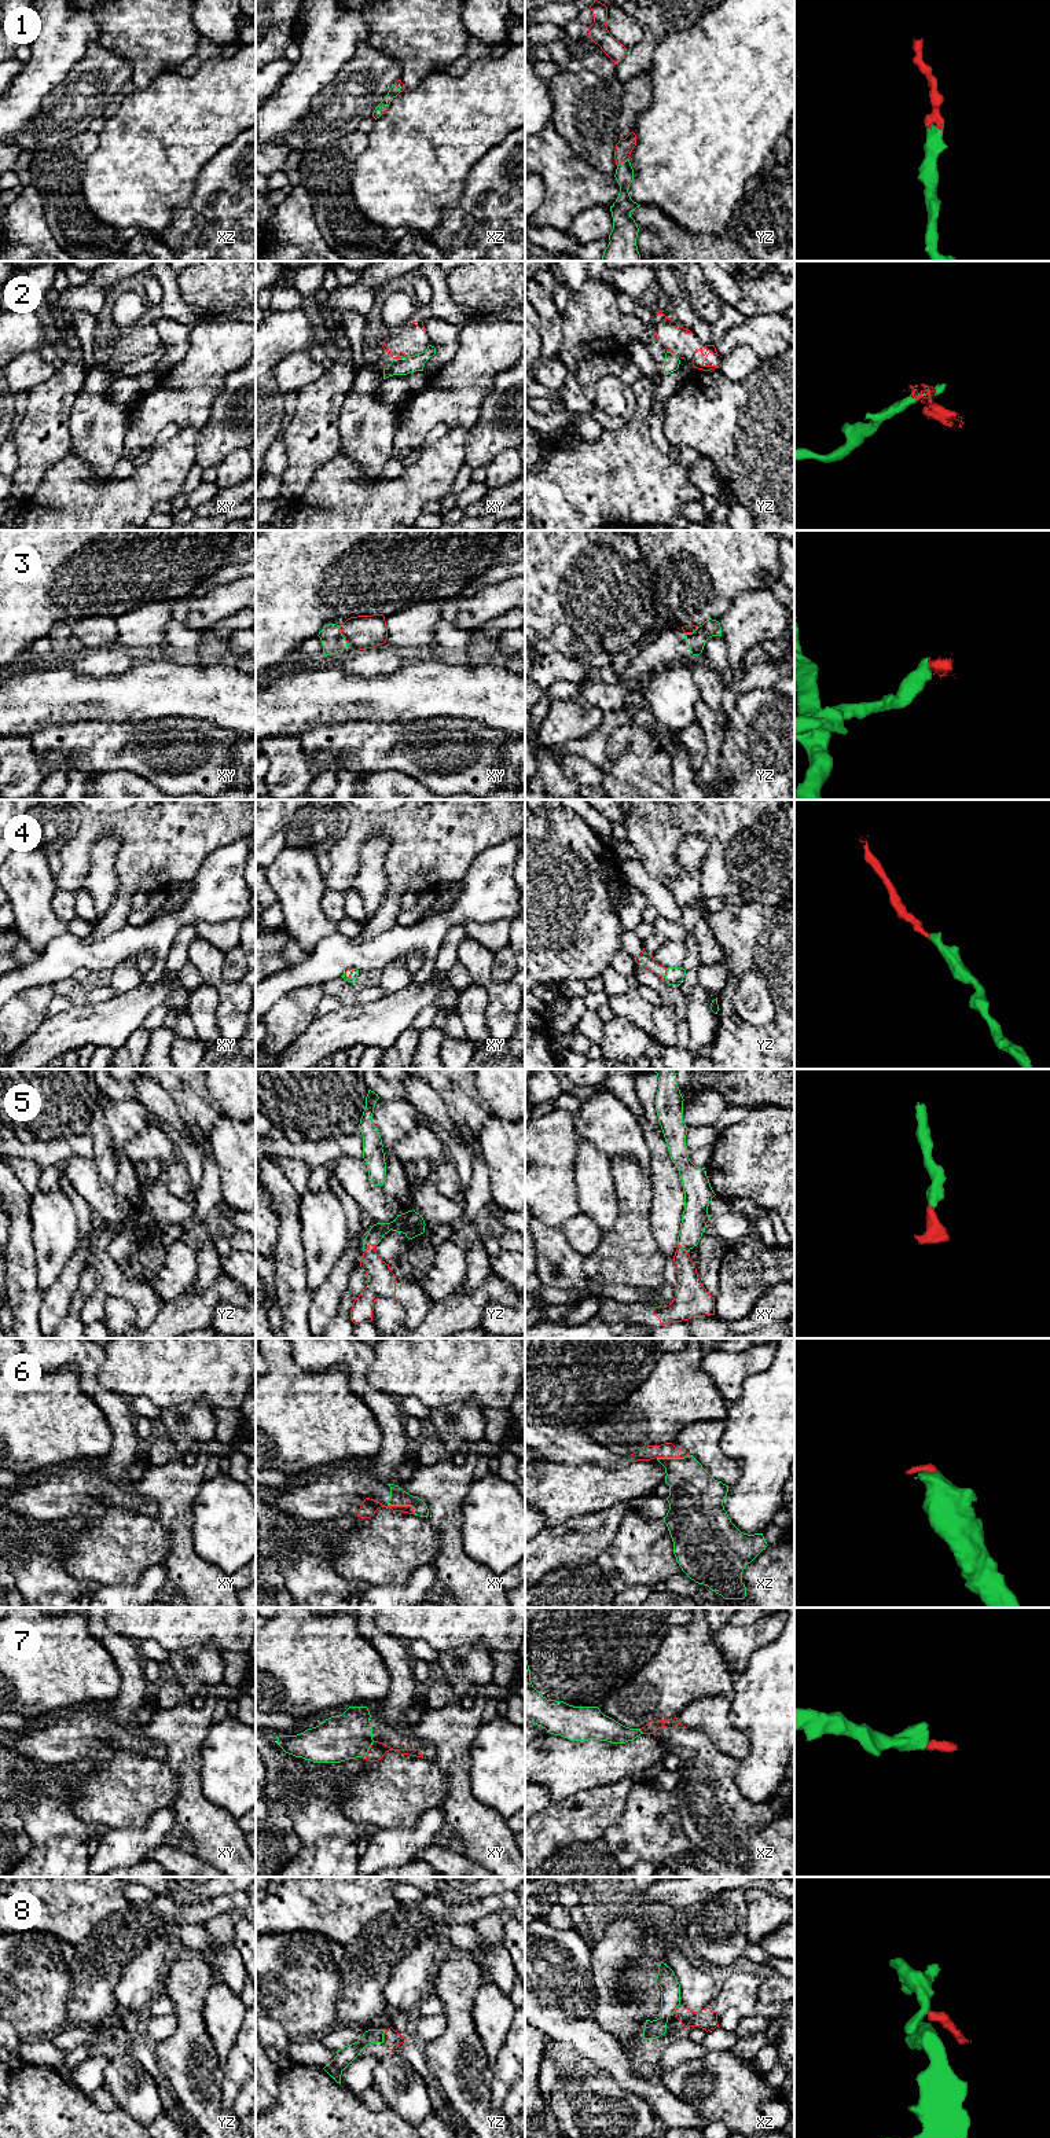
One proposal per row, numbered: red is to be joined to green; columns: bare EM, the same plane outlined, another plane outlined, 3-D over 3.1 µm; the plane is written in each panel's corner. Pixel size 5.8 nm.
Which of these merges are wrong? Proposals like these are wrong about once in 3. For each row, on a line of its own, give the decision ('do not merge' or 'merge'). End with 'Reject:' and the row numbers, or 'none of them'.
1: merge
2: do not merge
3: do not merge
4: merge
5: merge
6: merge
7: merge
8: do not merge
Reject: 2, 3, 8

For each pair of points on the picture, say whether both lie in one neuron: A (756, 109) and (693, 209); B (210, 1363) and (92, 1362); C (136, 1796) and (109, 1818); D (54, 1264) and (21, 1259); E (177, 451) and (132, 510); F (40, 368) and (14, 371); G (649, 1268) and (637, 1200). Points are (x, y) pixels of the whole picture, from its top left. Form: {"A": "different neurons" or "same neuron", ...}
{"A": "same neuron", "B": "different neurons", "C": "same neuron", "D": "different neurons", "E": "same neuron", "F": "same neuron", "G": "same neuron"}

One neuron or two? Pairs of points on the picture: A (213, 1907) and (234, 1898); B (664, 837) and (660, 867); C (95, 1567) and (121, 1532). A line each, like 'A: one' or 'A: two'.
A: one
B: one
C: one

